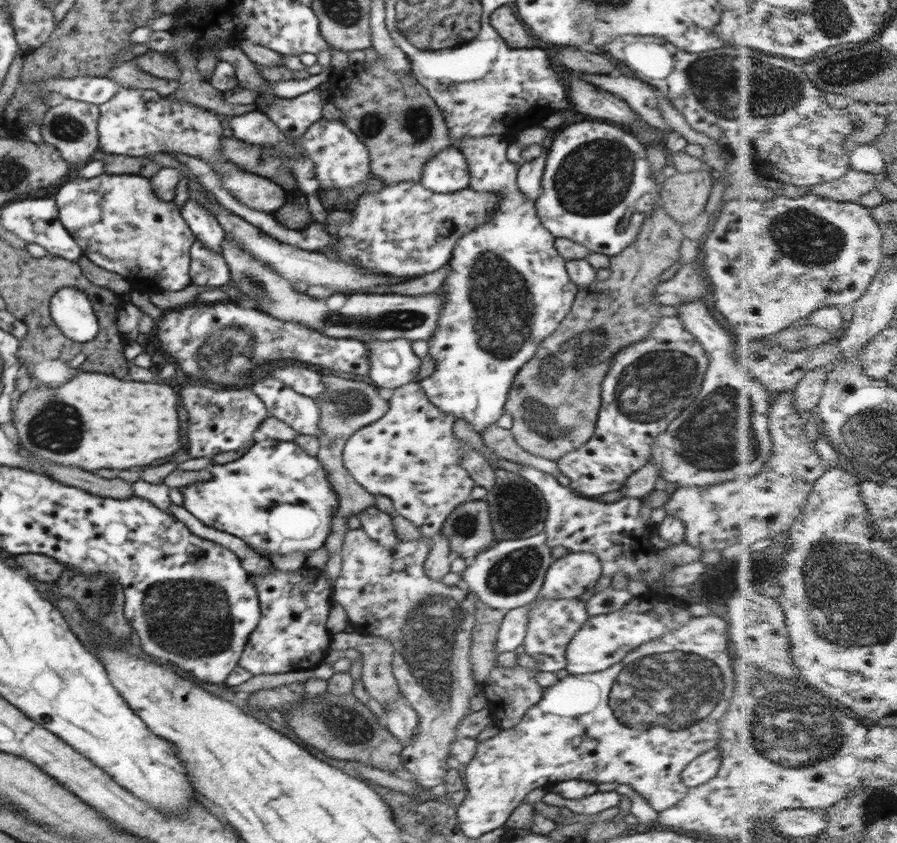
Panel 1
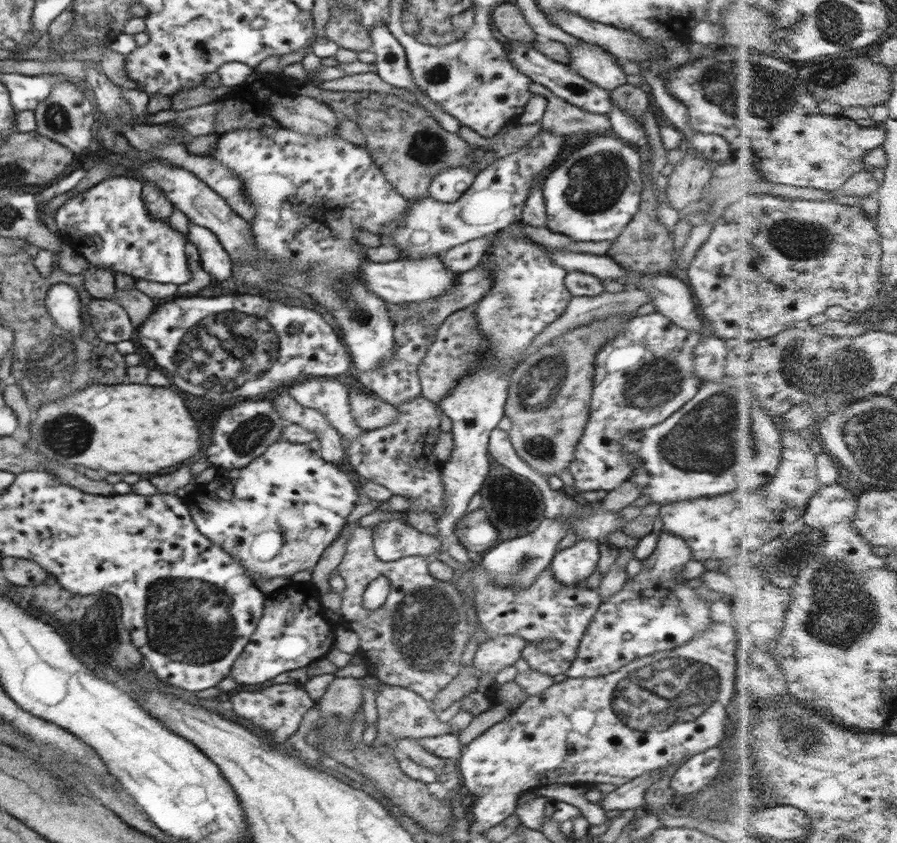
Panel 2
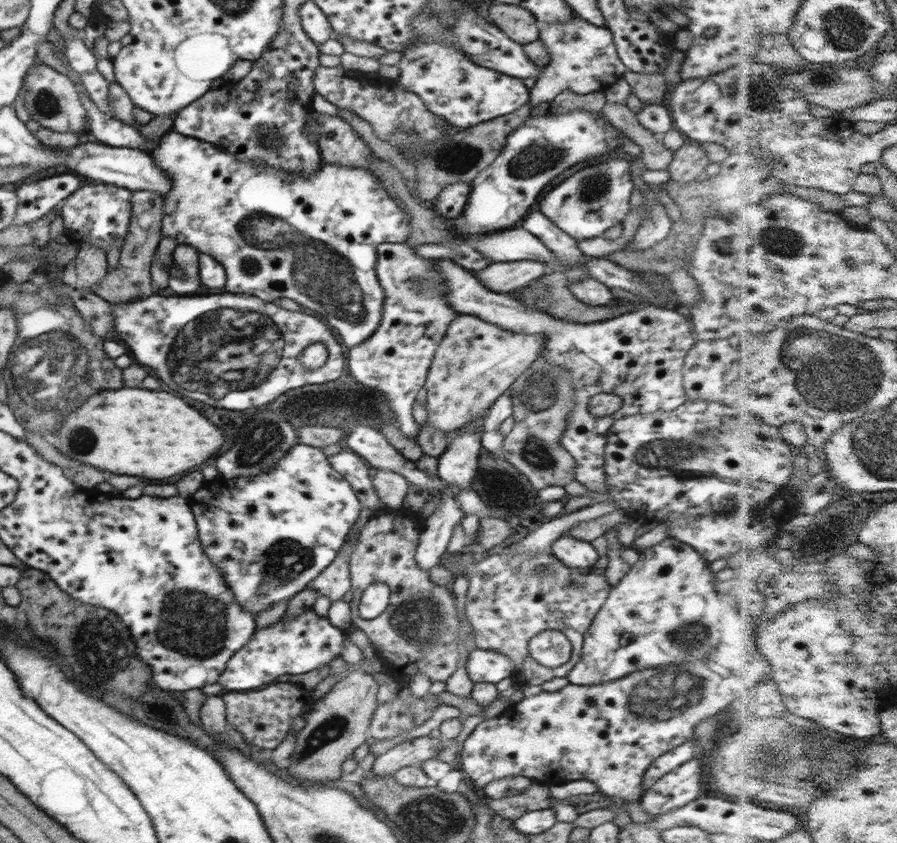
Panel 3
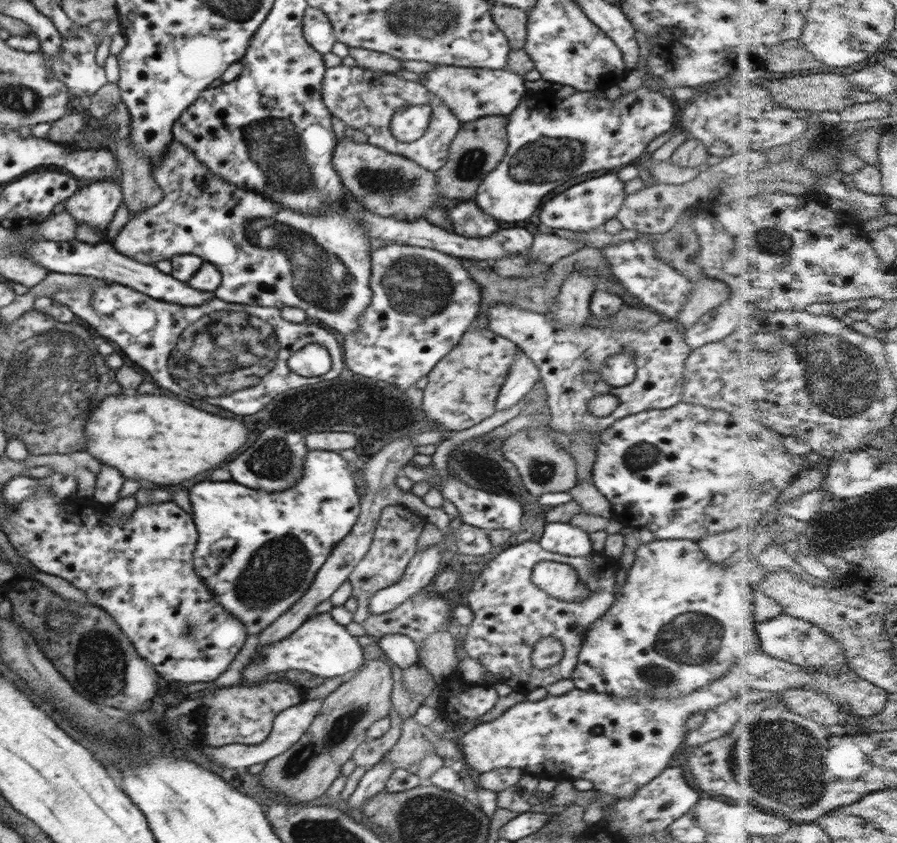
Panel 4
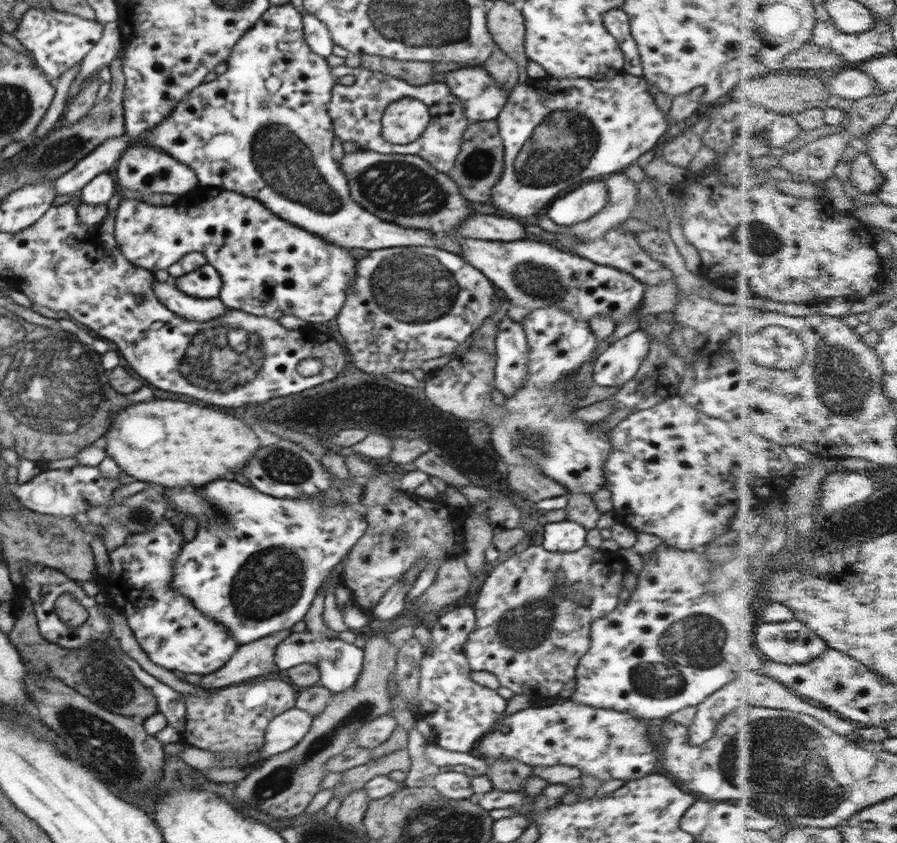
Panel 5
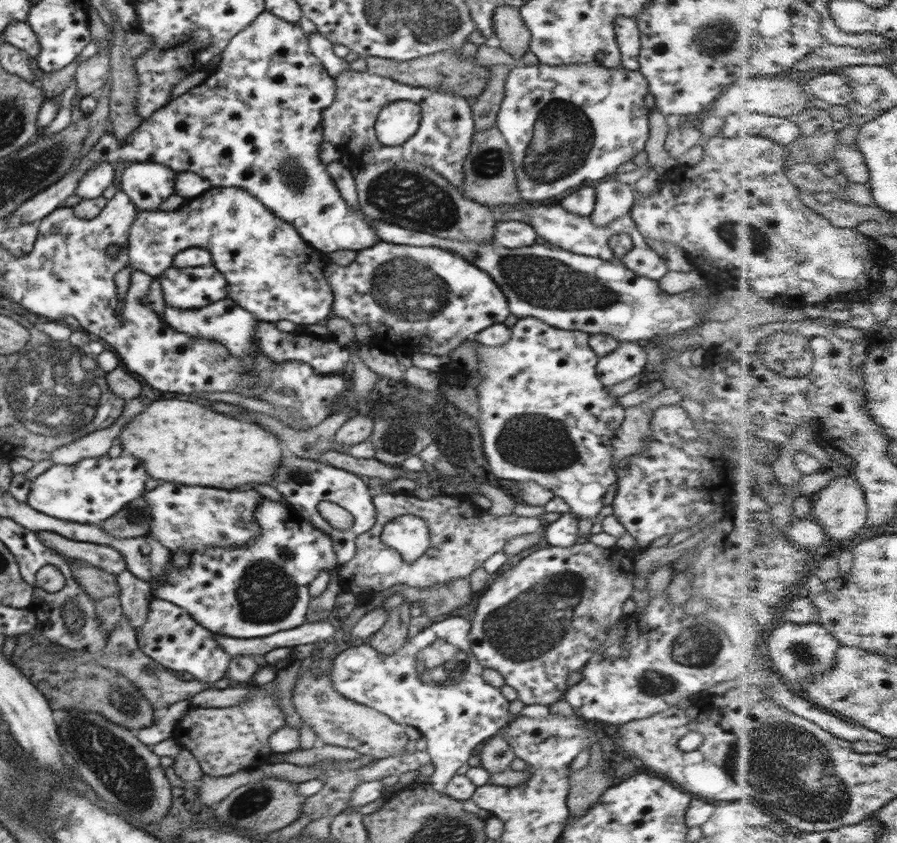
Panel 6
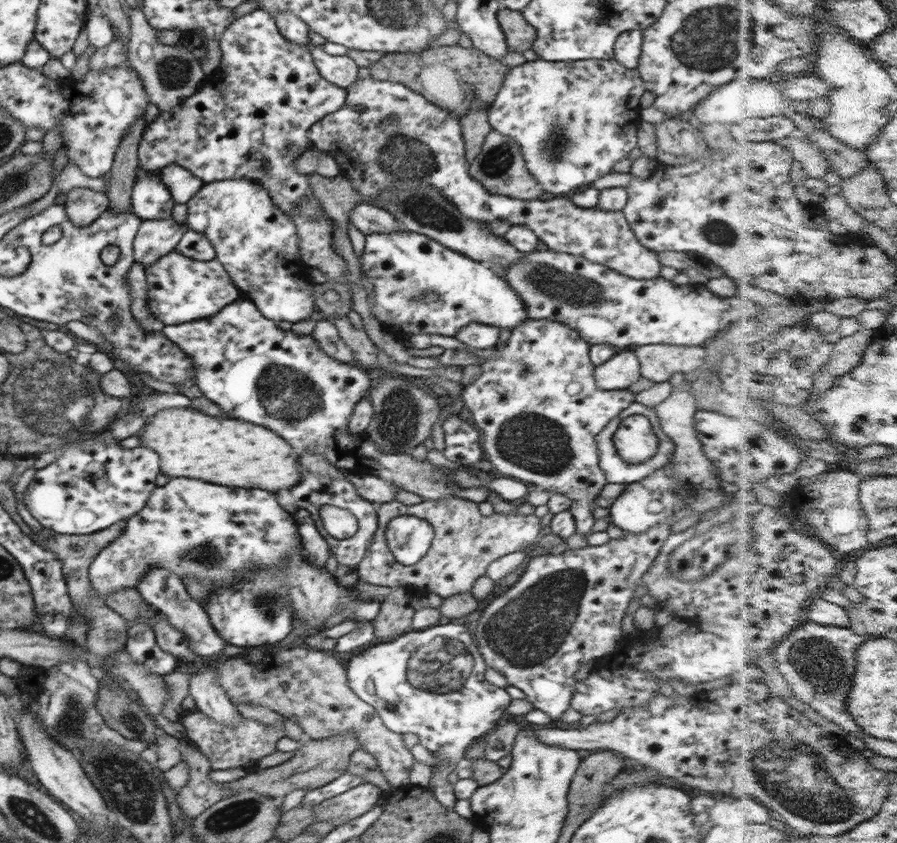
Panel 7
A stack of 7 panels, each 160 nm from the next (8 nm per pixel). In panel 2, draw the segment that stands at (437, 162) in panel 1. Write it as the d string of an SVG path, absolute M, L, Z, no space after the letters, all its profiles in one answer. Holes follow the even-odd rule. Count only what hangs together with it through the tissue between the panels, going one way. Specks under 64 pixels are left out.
M463 167L450 168L432 179L429 196L442 203L457 202L474 184L476 172Z

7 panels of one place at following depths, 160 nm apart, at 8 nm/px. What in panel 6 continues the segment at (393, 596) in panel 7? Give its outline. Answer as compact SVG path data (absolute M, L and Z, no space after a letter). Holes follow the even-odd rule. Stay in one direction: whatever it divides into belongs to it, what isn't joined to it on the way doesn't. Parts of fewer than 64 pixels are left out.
M408 600L391 609L385 624L374 633L368 646L380 655L394 655L407 642L411 617L411 603Z

